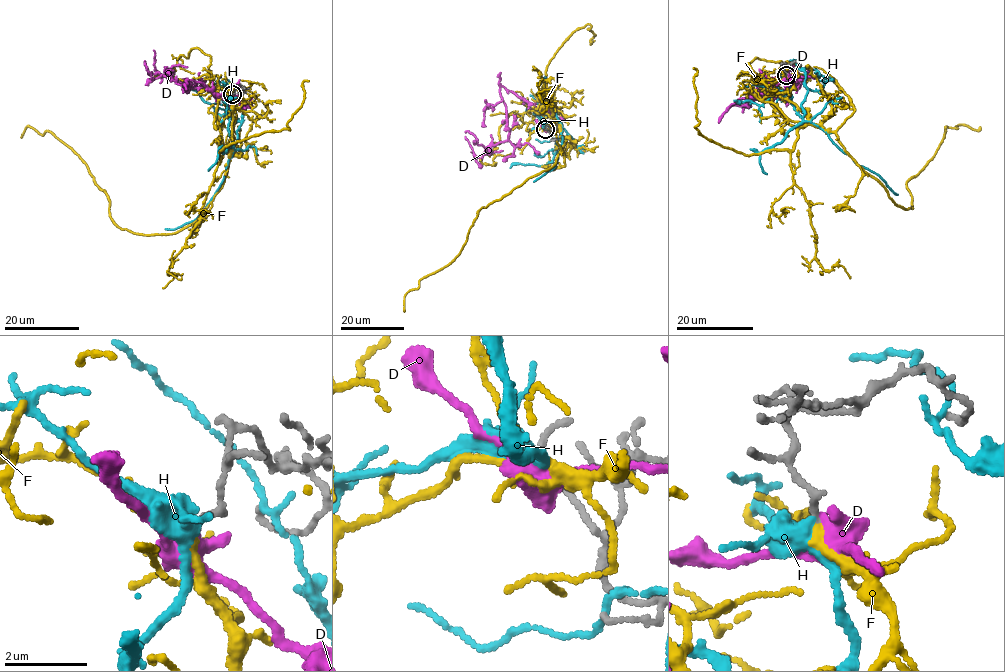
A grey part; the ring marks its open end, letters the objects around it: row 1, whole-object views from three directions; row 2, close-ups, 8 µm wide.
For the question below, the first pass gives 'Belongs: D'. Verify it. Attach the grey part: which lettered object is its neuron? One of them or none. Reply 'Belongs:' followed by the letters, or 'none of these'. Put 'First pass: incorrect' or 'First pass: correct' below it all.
Belongs: F
First pass: incorrect

